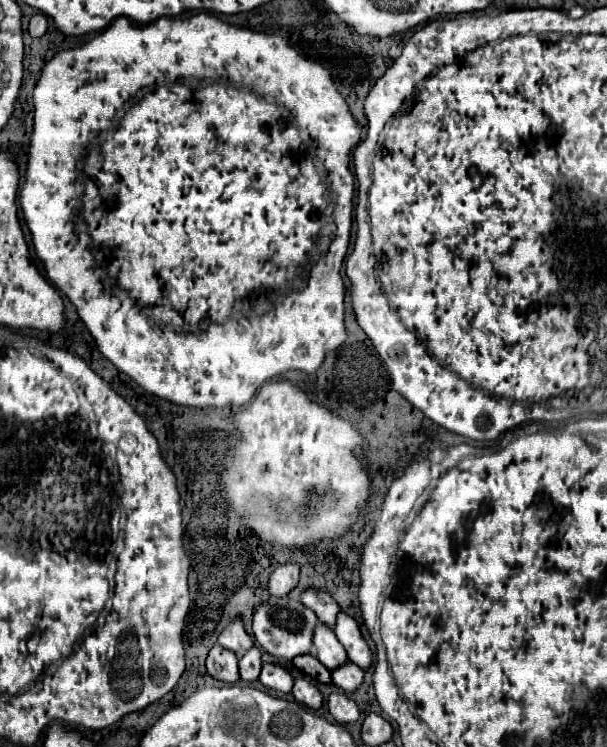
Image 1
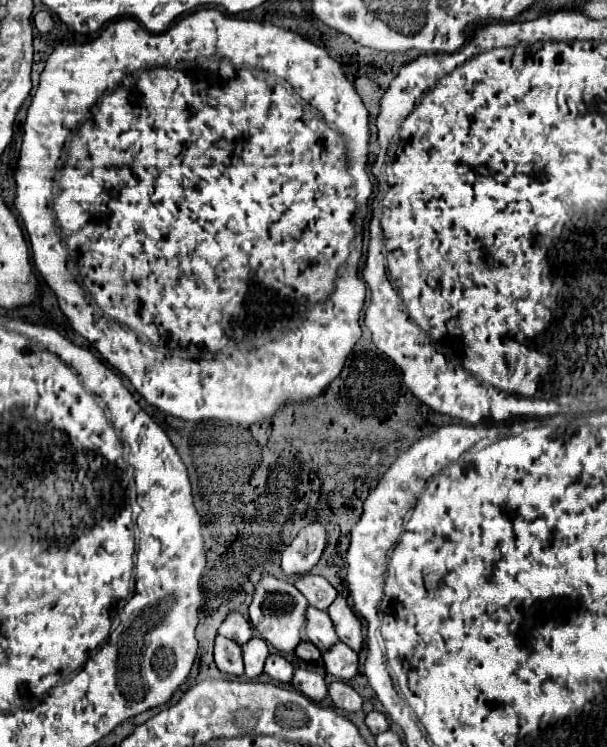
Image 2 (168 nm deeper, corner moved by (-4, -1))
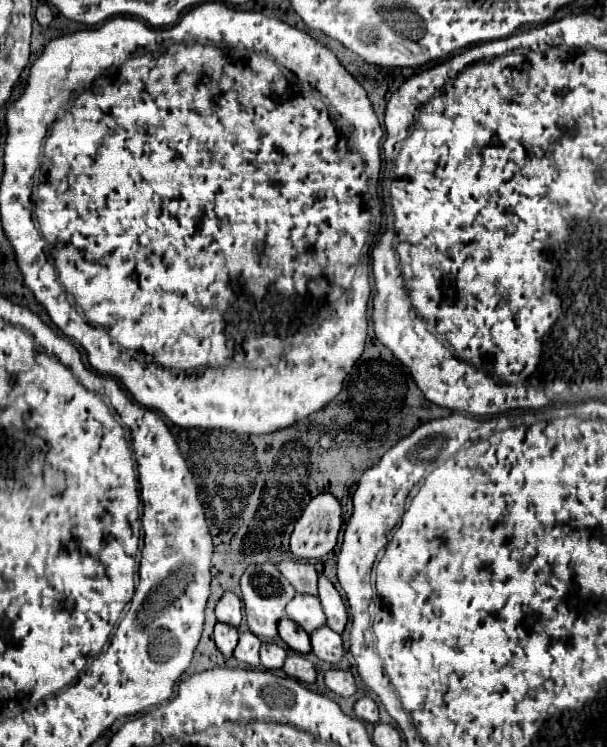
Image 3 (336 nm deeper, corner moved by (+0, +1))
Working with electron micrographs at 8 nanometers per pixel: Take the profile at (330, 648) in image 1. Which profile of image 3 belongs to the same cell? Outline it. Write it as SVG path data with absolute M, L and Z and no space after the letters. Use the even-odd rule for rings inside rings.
M295 593L293 601L289 601L285 607L285 613L287 617L291 617L291 621L295 621L307 633L313 633L317 627L325 625L325 613L315 595Z

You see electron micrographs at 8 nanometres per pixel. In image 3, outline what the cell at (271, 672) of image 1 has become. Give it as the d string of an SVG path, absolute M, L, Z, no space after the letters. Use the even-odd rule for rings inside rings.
M263 643L263 647L261 647L261 665L265 669L281 669L285 657L287 657L287 653L285 653L283 647L279 647L275 643Z

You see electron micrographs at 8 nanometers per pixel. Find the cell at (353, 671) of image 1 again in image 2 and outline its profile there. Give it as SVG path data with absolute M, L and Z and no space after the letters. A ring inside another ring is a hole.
M335 643L323 657L327 673L331 673L337 679L349 681L357 675L359 669L359 657L353 649L349 649L345 643Z

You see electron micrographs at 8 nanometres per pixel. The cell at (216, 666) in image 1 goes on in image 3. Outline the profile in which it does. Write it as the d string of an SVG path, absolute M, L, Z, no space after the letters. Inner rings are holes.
M217 623L215 625L215 643L225 657L233 655L233 649L237 645L237 635L239 635L237 629L229 627L227 623Z

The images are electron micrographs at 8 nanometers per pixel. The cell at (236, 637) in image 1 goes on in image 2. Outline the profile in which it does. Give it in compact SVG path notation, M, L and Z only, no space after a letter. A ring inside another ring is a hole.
M233 611L233 613L227 615L223 625L219 627L219 635L227 637L227 639L233 639L237 645L243 645L245 641L249 641L253 637L253 629L241 613Z

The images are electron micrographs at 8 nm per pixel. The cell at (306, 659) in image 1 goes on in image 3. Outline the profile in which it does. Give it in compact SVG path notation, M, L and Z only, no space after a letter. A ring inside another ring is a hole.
M287 617L281 619L281 623L279 623L279 637L297 653L309 653L311 651L309 635L305 631L301 631L301 627L297 627Z

